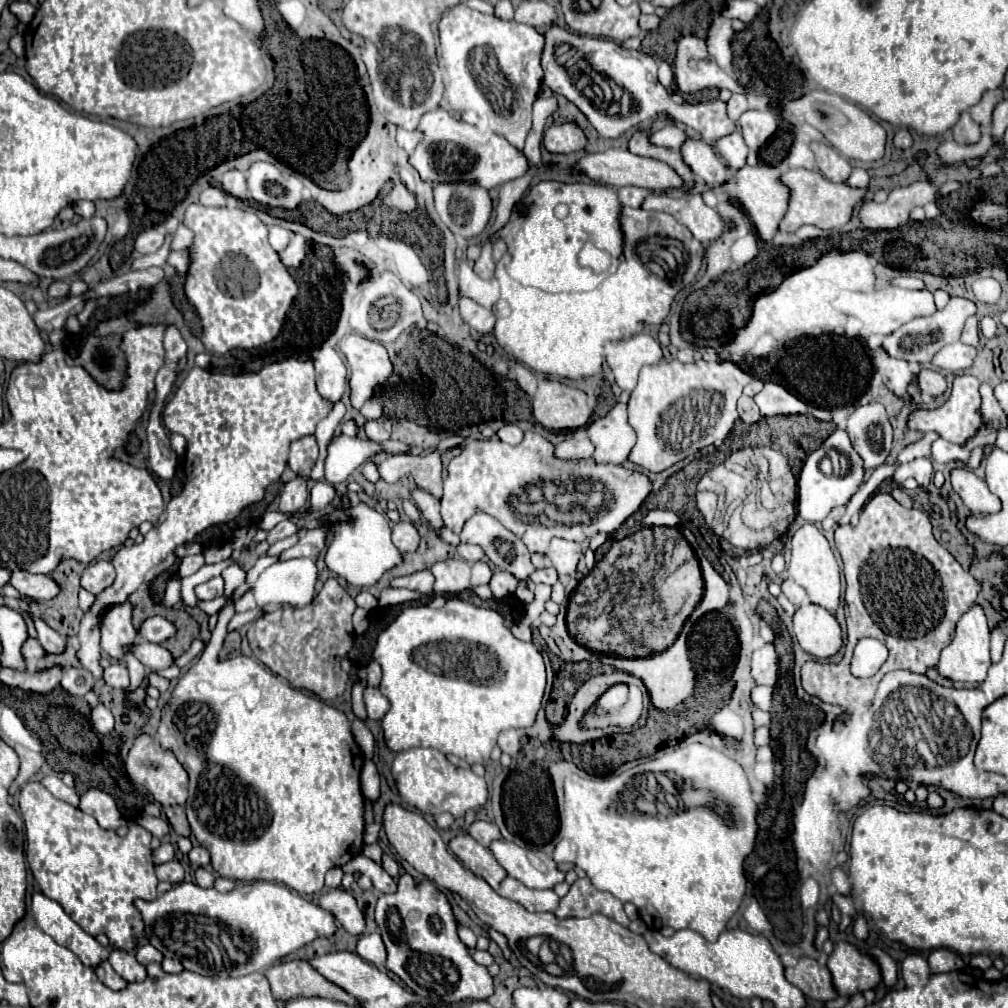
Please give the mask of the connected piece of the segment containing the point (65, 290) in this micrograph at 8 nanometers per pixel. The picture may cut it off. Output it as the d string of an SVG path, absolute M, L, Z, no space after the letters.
M64 280L52 282L52 286L50 286L48 294L50 294L50 298L60 298L60 300L64 300L64 298L70 294L70 284L68 284L68 282L64 282Z

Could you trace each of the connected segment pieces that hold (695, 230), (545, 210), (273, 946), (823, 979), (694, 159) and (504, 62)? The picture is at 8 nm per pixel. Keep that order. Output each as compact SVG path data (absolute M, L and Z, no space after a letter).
M650 194L644 200L642 208L672 214L702 244L710 244L724 234L724 222L722 222L720 214L714 208L706 206L700 194L688 194L684 198Z
M540 182L524 196L528 214L512 214L510 222L496 232L504 238L512 254L512 278L524 286L536 286L544 292L584 292L594 290L606 274L594 274L578 266L578 252L584 242L594 242L598 248L612 252L614 258L622 254L624 234L620 230L622 204L614 188L598 183L562 184Z
M182 882L152 902L136 900L136 908L142 912L146 926L152 926L156 918L164 918L164 914L204 914L206 918L220 918L220 922L228 922L234 930L252 938L256 944L252 958L248 958L248 966L240 966L240 976L264 970L312 940L322 936L330 938L336 932L336 918L330 910L308 902L278 882L238 884L226 894L214 888L200 888L192 882Z
M800 958L796 966L786 968L786 980L800 988L808 998L828 1002L838 998L828 968L820 966L814 958Z
M690 138L682 146L684 162L692 168L696 178L700 182L706 182L708 186L722 186L728 180L728 170L722 164L722 160L714 154L710 144L706 144L700 138Z
M466 4L452 6L442 16L438 28L446 86L440 106L468 124L494 130L522 152L532 126L532 104L544 74L540 66L544 36L528 24L500 20L494 14L476 12Z

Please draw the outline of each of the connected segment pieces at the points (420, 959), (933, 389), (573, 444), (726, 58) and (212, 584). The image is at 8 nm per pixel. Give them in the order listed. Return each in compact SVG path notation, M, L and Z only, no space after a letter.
M402 874L398 892L382 894L376 904L376 924L388 950L386 968L402 978L414 994L446 1004L462 1000L486 1000L494 994L494 980L488 970L474 962L466 944L458 938L458 922L446 894L430 880L416 880Z
M920 370L916 378L918 378L918 386L920 386L922 394L926 394L926 396L940 396L948 388L944 376L938 374L936 370Z
M588 436L568 438L554 446L554 454L560 460L588 460L594 454L594 446Z
M716 16L712 20L710 32L708 32L708 52L718 62L720 68L732 70L733 53L730 50L730 38L732 38L732 24L724 16Z
M210 578L208 582L196 586L196 596L200 600L214 600L214 598L218 598L218 578Z

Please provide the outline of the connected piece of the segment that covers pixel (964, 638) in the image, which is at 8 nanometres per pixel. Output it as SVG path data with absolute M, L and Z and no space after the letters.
M972 606L958 622L954 640L942 650L938 674L952 682L984 682L990 668L990 628L980 606Z

